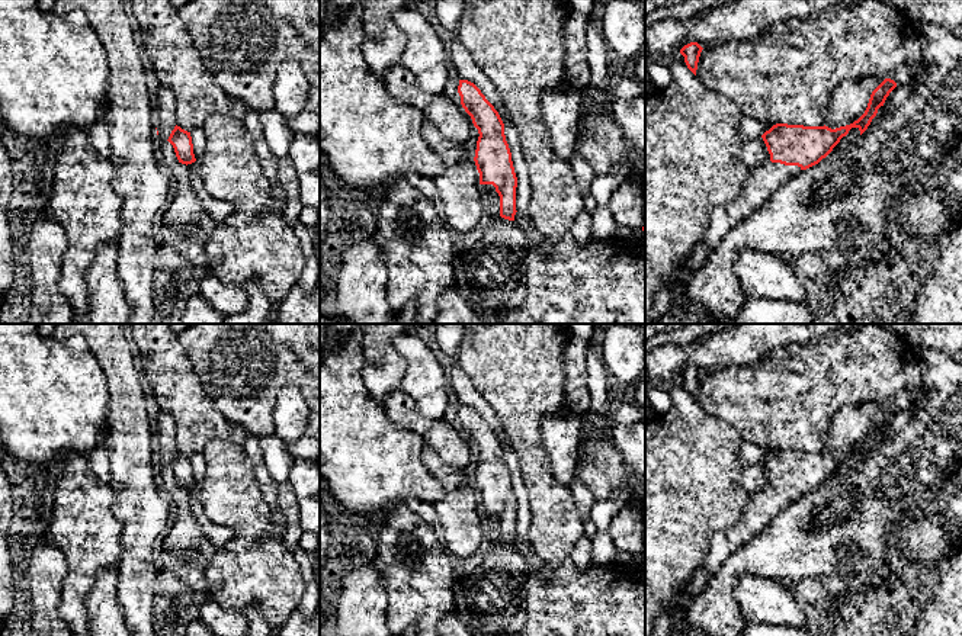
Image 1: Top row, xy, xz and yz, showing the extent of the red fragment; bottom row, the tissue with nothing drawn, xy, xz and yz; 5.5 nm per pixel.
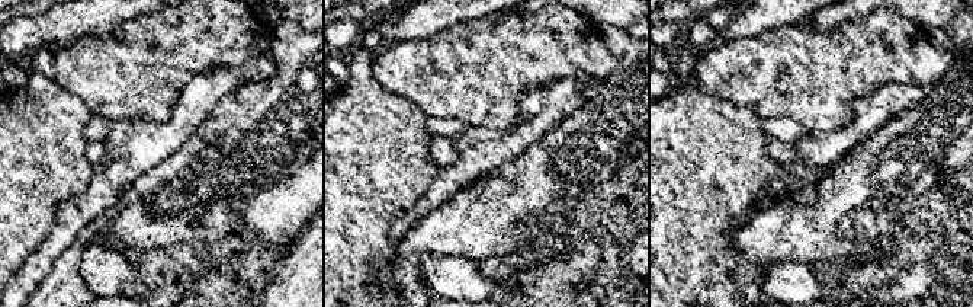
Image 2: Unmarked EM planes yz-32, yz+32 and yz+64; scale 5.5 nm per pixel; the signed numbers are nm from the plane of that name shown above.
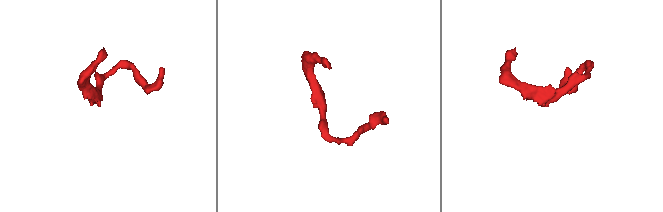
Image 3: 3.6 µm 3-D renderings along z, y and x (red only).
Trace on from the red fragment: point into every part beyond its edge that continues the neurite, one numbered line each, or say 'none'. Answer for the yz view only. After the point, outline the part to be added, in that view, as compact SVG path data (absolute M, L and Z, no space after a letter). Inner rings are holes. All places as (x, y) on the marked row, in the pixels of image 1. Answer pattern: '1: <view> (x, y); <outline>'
1: yz (849, 100); M902 65L889 77L865 77L859 81L846 80L833 93L824 125L836 129L857 121L866 110L872 91L885 80L908 84L917 77L915 68Z
2: yz (765, 180); M772 161L753 167L738 197L732 203L712 209L702 242L690 253L684 267L680 270L679 285L686 285L724 237L743 219L764 205L783 182L796 176L799 171L801 167L798 166L785 166Z

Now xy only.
1: xy (164, 108); M161 86L157 90L157 99L154 103L154 118L158 135L157 142L167 141L171 131L177 125L176 121L176 97L170 87Z

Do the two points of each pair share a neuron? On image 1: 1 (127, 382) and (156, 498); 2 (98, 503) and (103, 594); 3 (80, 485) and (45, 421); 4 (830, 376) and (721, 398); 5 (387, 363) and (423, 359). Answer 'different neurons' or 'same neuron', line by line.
1: same neuron
2: different neurons
3: different neurons
4: same neuron
5: different neurons

